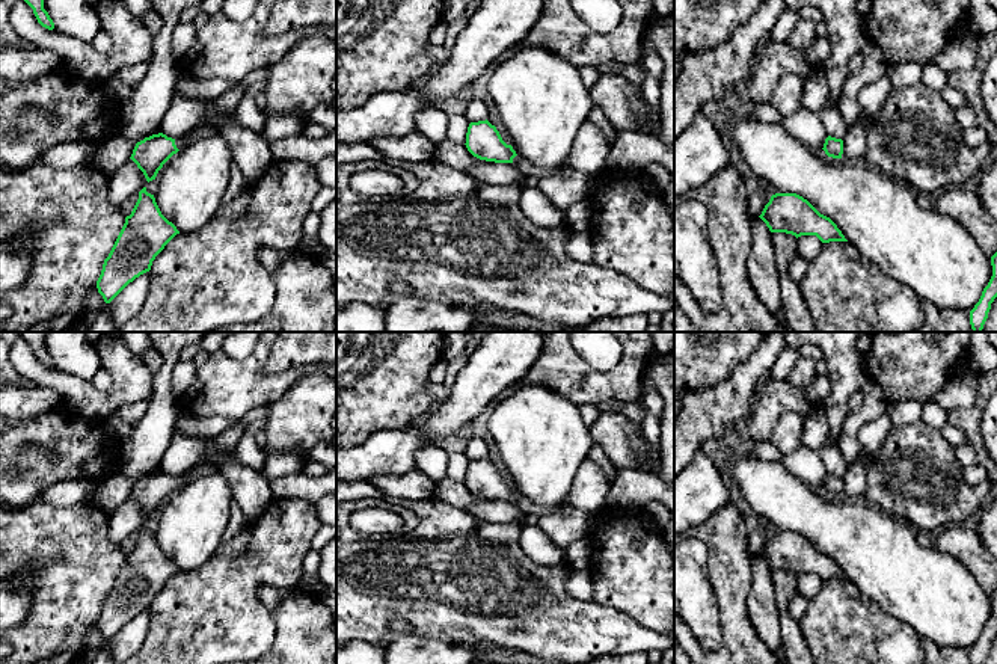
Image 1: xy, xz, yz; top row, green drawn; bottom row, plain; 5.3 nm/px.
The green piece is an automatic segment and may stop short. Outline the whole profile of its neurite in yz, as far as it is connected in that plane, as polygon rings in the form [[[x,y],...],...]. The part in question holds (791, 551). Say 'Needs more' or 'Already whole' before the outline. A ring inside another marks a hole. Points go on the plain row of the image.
Already whole. [[[796,531],[772,533],[759,555],[771,570],[786,570],[796,576],[816,573],[822,581],[848,579],[830,555]]]

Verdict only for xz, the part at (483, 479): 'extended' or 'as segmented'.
extended

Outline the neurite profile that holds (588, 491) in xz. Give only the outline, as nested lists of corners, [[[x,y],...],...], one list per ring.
[[[587,457],[575,474],[566,504],[585,515],[597,513],[605,507],[609,487],[611,481],[603,469]]]

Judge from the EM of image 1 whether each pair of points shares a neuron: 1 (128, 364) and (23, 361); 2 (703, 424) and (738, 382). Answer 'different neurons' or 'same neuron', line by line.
1: same neuron
2: same neuron

